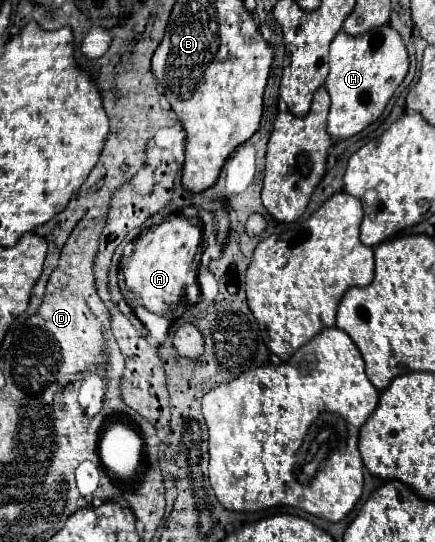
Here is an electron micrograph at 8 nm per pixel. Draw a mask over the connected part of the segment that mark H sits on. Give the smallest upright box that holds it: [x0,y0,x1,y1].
[325,24,409,140]

